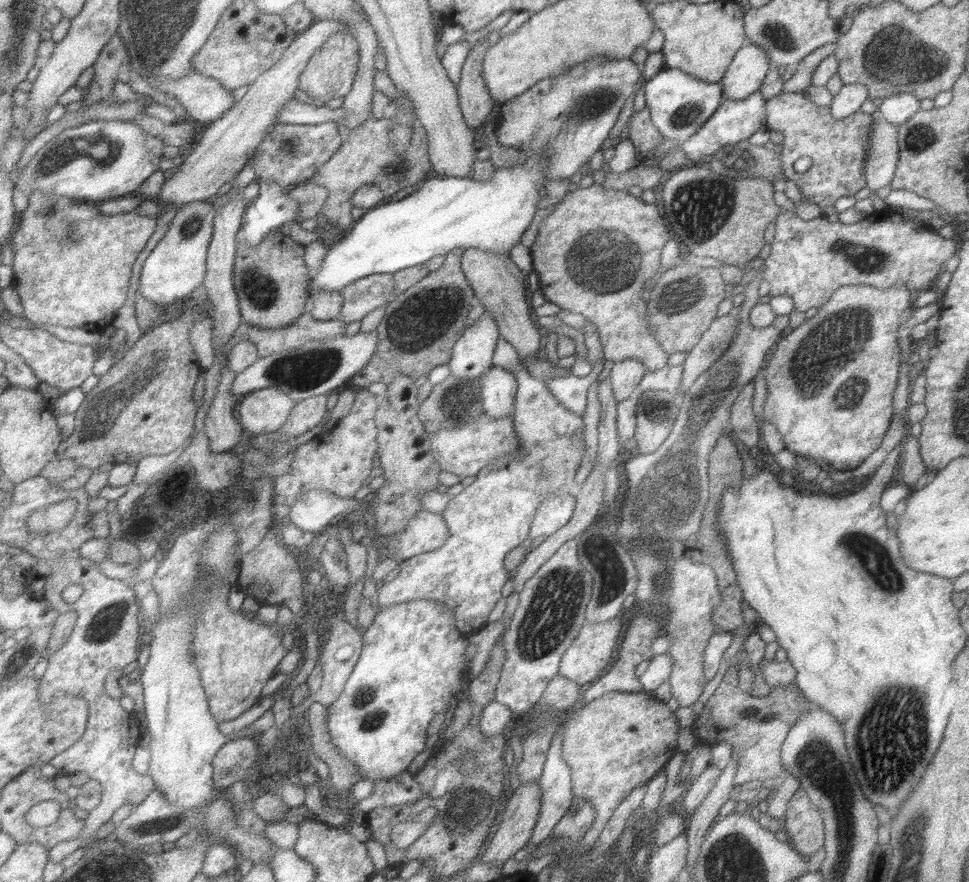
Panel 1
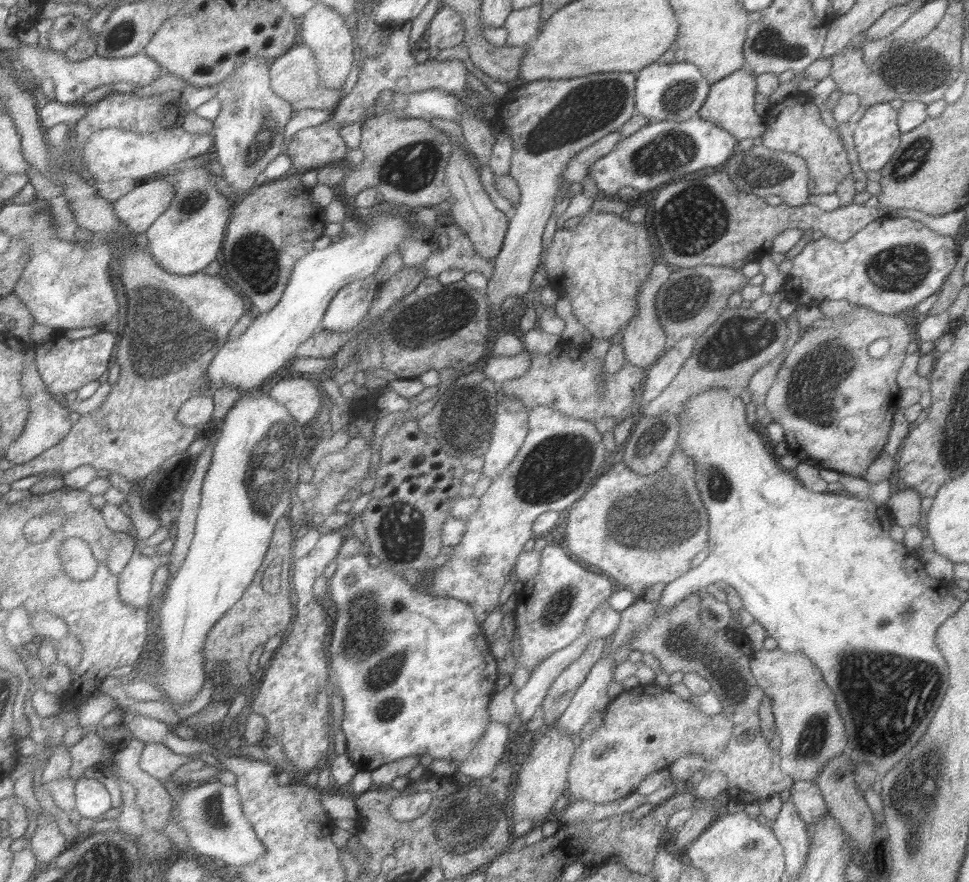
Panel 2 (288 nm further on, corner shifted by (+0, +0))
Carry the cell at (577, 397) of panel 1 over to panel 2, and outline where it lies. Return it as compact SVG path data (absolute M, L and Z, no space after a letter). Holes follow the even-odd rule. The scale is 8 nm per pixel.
M531 352L519 354L515 358L489 358L485 364L485 376L499 386L505 384L507 380L515 380L527 374L531 364L533 364Z

